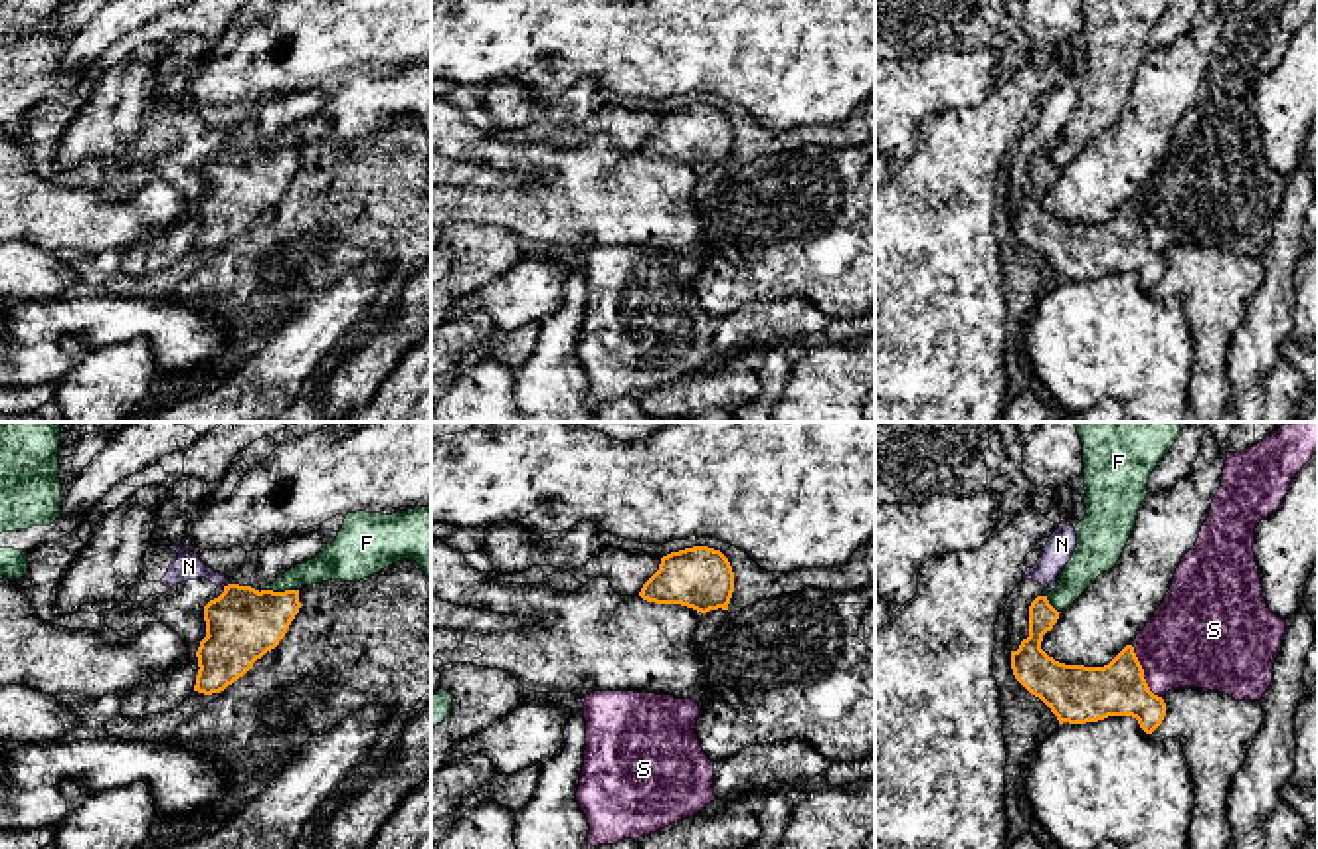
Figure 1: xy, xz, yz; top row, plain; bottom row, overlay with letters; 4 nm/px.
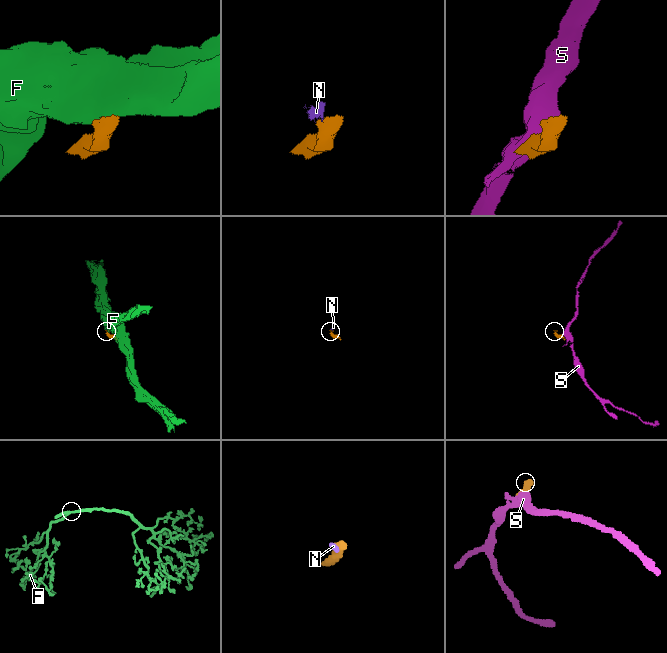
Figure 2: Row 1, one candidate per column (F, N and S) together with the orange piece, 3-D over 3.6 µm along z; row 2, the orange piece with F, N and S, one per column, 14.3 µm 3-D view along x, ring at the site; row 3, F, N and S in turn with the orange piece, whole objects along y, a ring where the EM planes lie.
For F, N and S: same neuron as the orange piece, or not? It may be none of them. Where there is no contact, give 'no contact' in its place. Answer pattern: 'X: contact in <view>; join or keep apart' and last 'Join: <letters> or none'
F: contact in xy; keep apart
N: contact in xy; keep apart
S: contact in yz; keep apart
Join: none

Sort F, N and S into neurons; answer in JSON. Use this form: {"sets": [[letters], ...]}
{"sets": [["F"], ["N"], ["S"]]}

